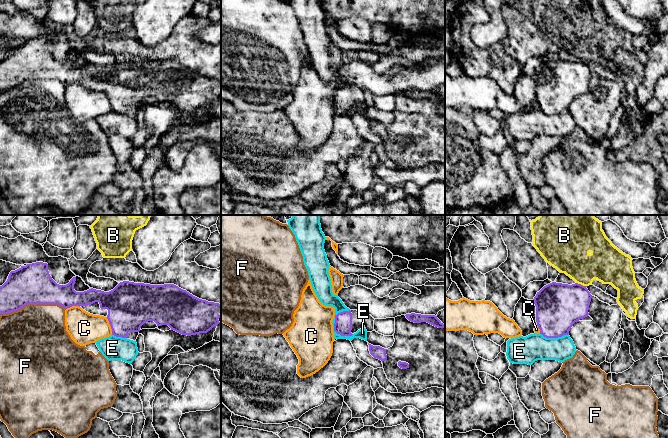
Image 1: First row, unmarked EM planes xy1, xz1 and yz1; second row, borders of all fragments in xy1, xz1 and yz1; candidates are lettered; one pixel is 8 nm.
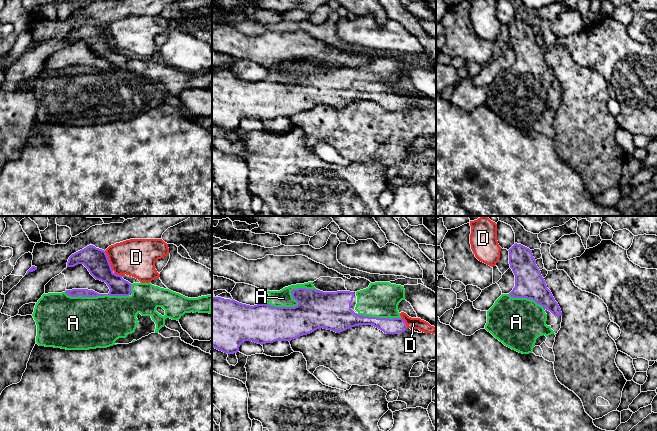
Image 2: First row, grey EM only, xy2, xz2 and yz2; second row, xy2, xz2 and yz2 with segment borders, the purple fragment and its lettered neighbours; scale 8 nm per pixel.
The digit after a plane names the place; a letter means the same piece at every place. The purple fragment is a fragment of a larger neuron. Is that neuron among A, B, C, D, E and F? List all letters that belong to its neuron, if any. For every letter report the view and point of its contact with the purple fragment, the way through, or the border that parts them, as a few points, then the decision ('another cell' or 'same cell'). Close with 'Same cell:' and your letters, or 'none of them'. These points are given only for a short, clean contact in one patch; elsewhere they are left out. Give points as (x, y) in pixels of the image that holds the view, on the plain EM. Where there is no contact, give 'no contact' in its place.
A: contact xz2 (295, 75); same cell
B: contact yz1 (580, 60); border yz1 (576, 58), (585, 62); another cell
C: contact xy1 (110, 101); another cell
D: contact xy2 (108, 37); another cell
E: contact xz1 (337, 109); border xz1 (334, 93), (334, 106), (337, 109), (341, 111), (353, 110); another cell
F: contact xy1 (32, 79); another cell
Same cell: A

